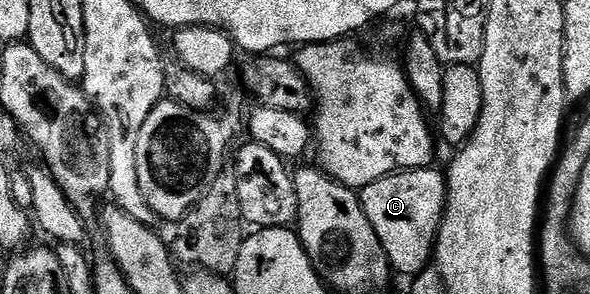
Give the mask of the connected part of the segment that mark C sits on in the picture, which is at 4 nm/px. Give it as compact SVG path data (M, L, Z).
M436 166L414 168L411 172L394 172L368 184L359 193L370 226L378 234L392 265L393 273L415 278L428 267L436 249L436 236L444 220L444 205L448 202L448 181Z

